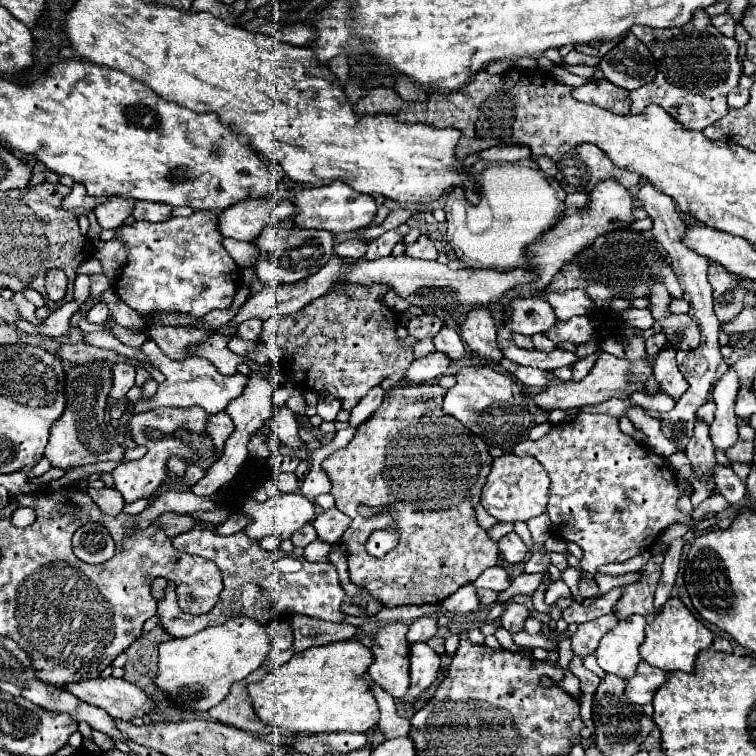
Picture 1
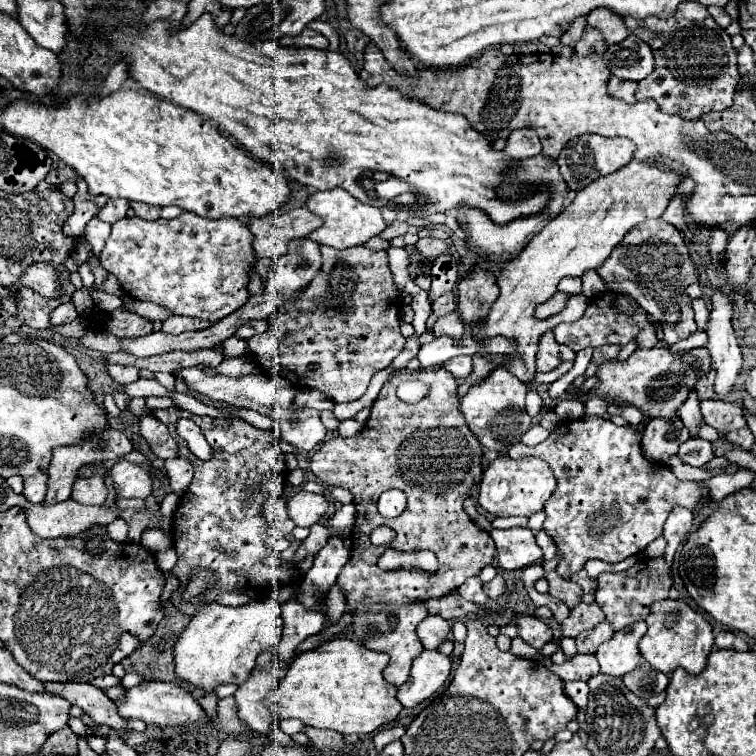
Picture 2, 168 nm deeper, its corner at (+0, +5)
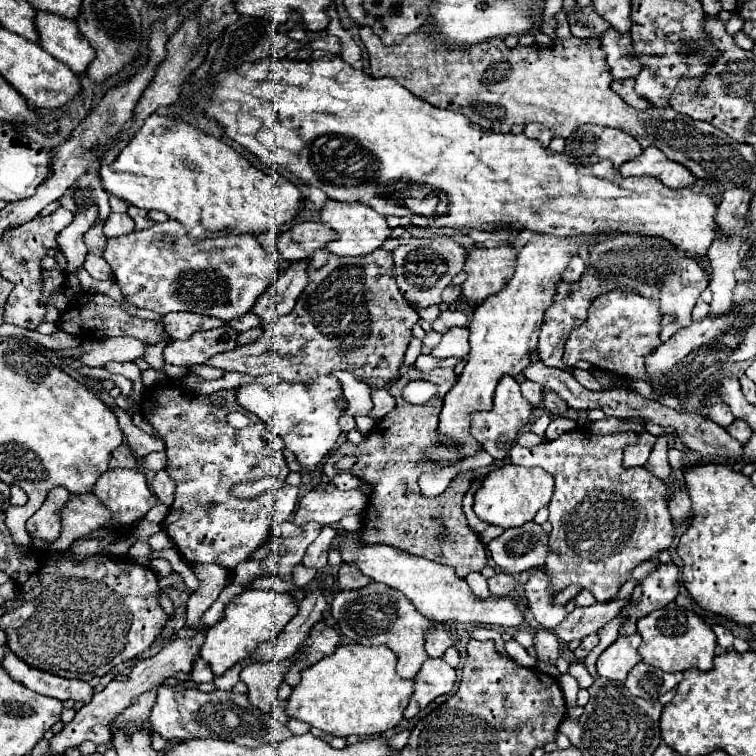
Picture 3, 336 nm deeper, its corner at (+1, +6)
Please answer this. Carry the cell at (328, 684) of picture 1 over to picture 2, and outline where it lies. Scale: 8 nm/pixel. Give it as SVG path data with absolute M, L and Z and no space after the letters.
M332 639L320 645L318 649L304 651L300 653L292 665L286 671L286 677L280 681L280 685L264 699L264 705L272 709L280 719L300 719L308 727L318 727L318 729L334 729L342 735L350 733L372 733L380 729L382 725L394 721L402 709L400 701L396 699L396 687L384 681L382 669L388 665L388 655L386 653L376 653L370 651L350 639Z

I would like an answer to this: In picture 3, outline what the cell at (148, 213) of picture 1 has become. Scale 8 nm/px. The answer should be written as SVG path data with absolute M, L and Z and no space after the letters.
M129 206L129 208L127 208L127 214L133 218L137 230L147 230L147 228L151 228L151 226L155 224L153 220L149 220L147 210L141 210L141 208L137 208L137 206Z

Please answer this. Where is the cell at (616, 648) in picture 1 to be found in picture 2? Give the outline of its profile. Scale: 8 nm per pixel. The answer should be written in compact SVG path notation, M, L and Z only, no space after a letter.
M638 621L624 631L616 631L612 639L604 641L596 651L600 671L612 677L624 677L636 665L640 665L644 657L638 651L638 643L644 637L644 633L646 633L646 621Z

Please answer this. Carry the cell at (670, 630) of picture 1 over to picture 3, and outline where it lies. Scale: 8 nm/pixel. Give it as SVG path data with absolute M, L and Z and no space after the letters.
M675 602L651 612L645 618L639 618L637 632L643 638L643 644L639 646L641 660L653 668L659 668L663 672L683 672L687 668L699 668L707 672L713 668L717 646L715 632L695 612L685 610Z

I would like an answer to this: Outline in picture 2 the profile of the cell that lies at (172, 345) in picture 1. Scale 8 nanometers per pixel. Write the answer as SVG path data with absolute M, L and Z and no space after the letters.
M172 315L162 323L162 331L170 333L170 335L180 335L184 331L200 331L210 327L210 321L204 319L196 319L196 317L182 317L182 315Z

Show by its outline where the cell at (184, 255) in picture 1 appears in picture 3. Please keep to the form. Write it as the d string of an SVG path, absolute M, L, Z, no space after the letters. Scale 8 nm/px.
M175 220L109 240L103 258L111 266L115 284L127 302L161 316L169 312L195 312L229 322L249 312L259 294L279 276L279 264L261 248L255 236L223 234L213 240L195 242L187 238L187 232Z

